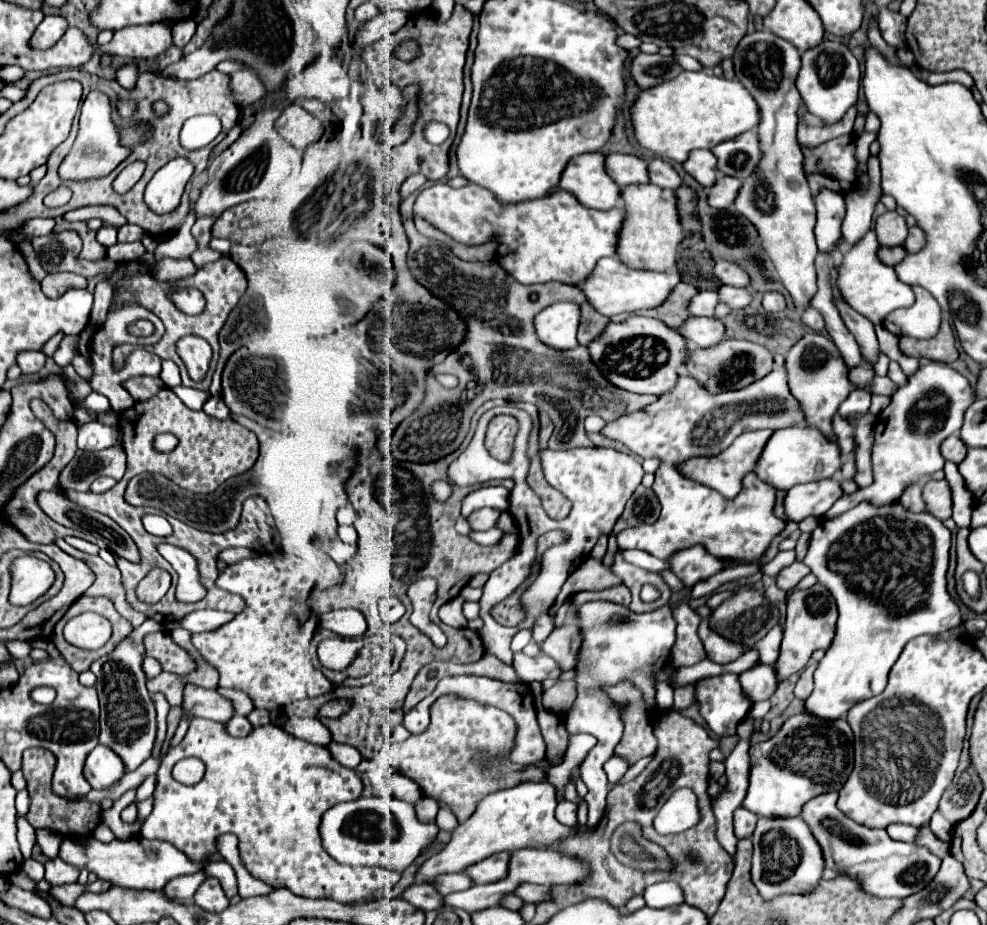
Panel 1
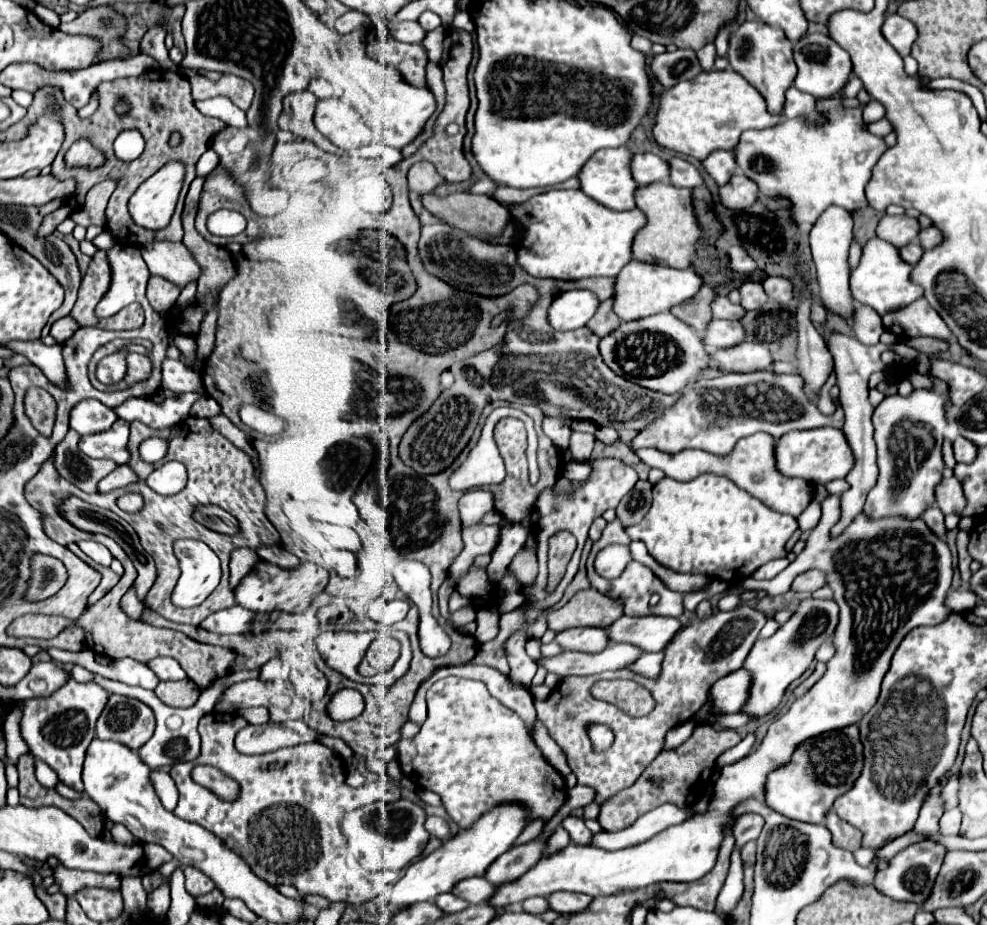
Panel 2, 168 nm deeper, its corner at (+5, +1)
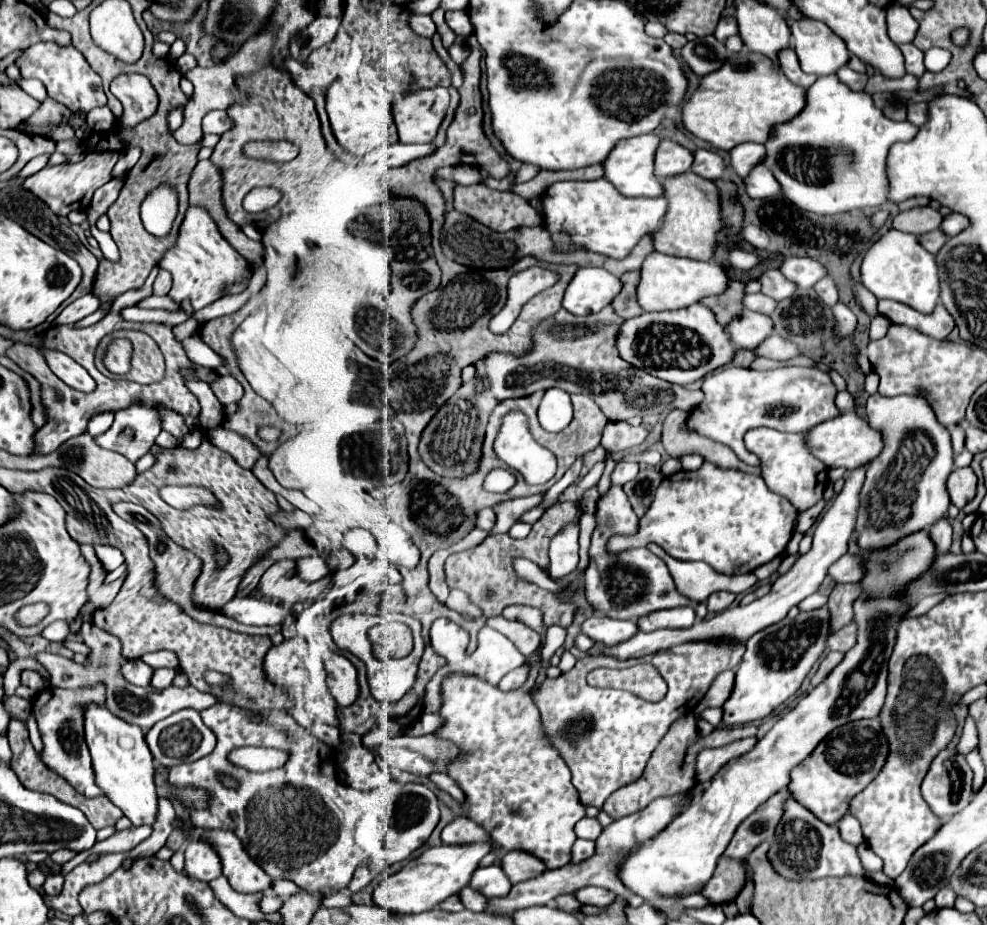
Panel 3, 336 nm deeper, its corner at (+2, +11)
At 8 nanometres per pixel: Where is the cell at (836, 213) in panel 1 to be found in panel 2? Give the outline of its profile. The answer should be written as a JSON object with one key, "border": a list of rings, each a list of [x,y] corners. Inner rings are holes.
{"border":[[[830,207],[828,211],[824,211],[810,231],[810,247],[812,247],[816,279],[820,285],[820,297],[824,301],[824,307],[846,319],[850,319],[854,311],[854,299],[848,287],[848,247],[852,239],[854,239],[852,217],[842,207]]]}

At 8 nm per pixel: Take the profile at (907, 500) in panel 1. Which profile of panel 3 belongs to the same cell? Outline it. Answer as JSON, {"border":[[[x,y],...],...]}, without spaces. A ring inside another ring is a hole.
{"border":[[[947,517],[933,523],[929,527],[929,531],[931,531],[931,539],[935,541],[935,545],[939,545],[939,553],[949,551],[949,547],[951,547],[951,523],[947,521]]]}

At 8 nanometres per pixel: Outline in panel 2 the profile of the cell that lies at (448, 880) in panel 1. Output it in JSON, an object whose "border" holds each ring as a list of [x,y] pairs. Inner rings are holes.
{"border":[[[470,877],[460,881],[452,893],[456,893],[460,899],[466,899],[472,905],[482,905],[492,897],[492,891],[496,891],[496,887],[492,883],[488,883],[484,877]]]}

